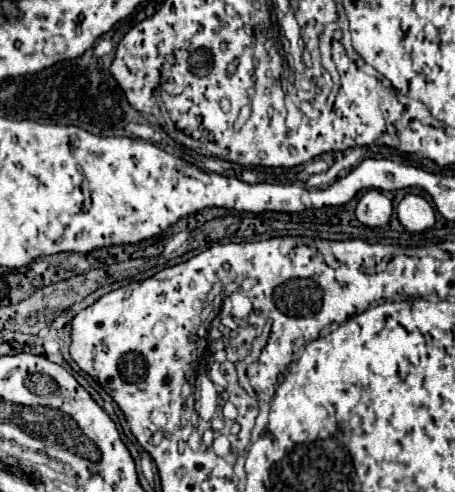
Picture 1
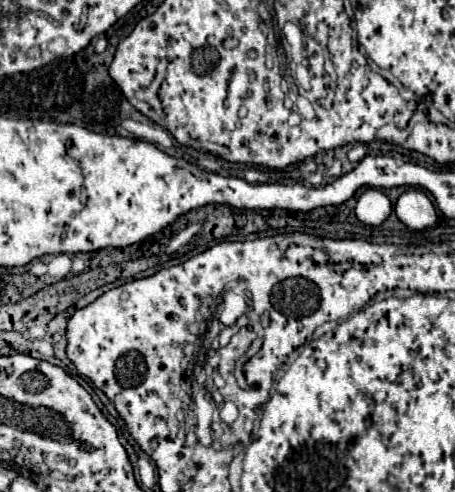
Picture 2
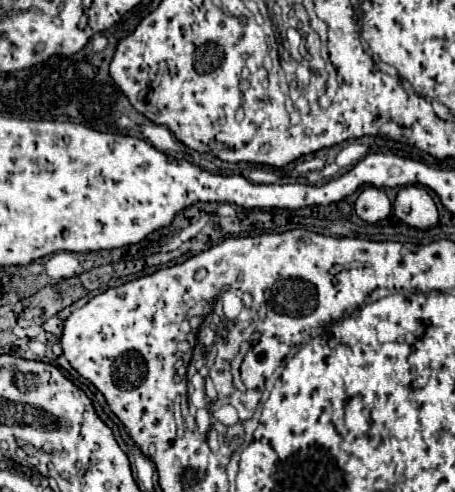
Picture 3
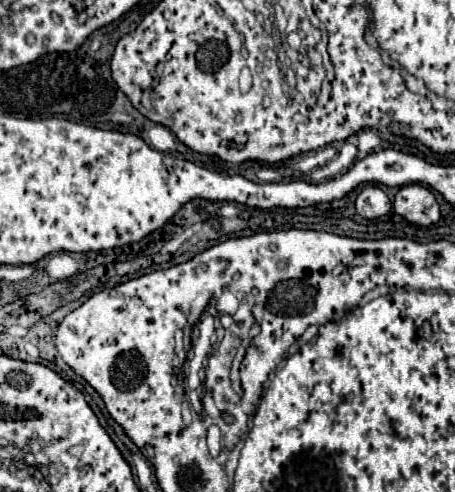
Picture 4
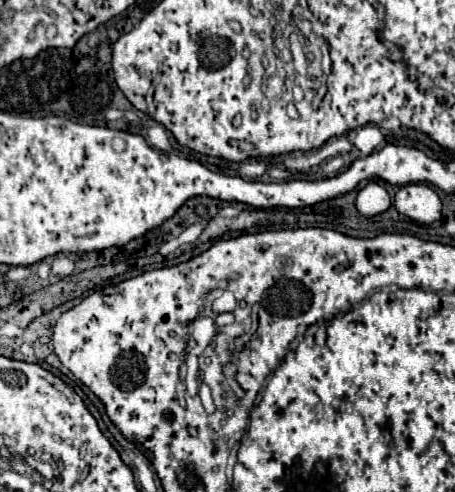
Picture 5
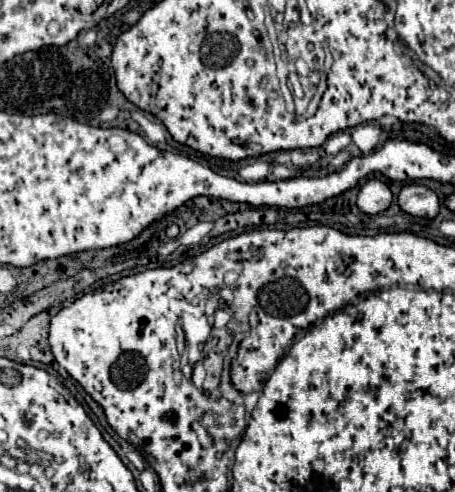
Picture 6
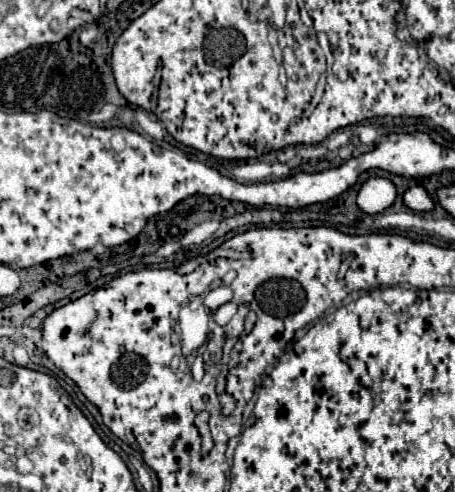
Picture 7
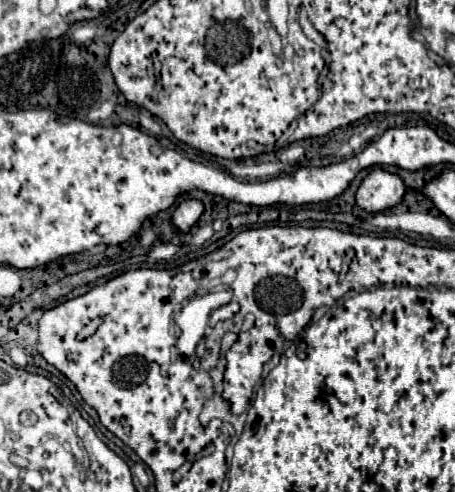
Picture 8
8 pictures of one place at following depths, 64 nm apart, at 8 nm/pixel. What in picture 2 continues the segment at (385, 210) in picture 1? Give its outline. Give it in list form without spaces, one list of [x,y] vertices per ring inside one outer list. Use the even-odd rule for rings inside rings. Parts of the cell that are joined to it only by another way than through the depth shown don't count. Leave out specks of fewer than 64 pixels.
[[[368,188],[356,202],[356,218],[364,224],[370,224],[370,226],[378,226],[382,224],[390,212],[392,212],[392,204],[390,200],[386,198],[384,192],[376,190],[376,188]]]

